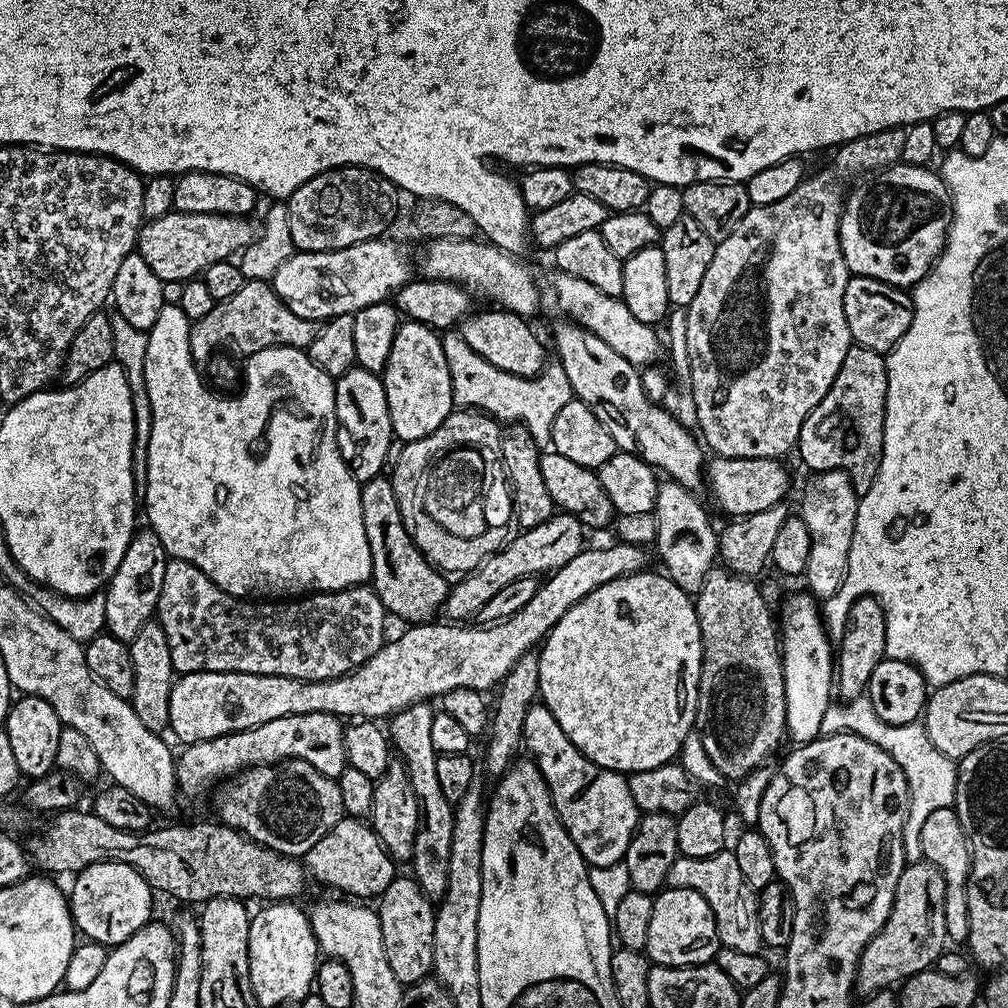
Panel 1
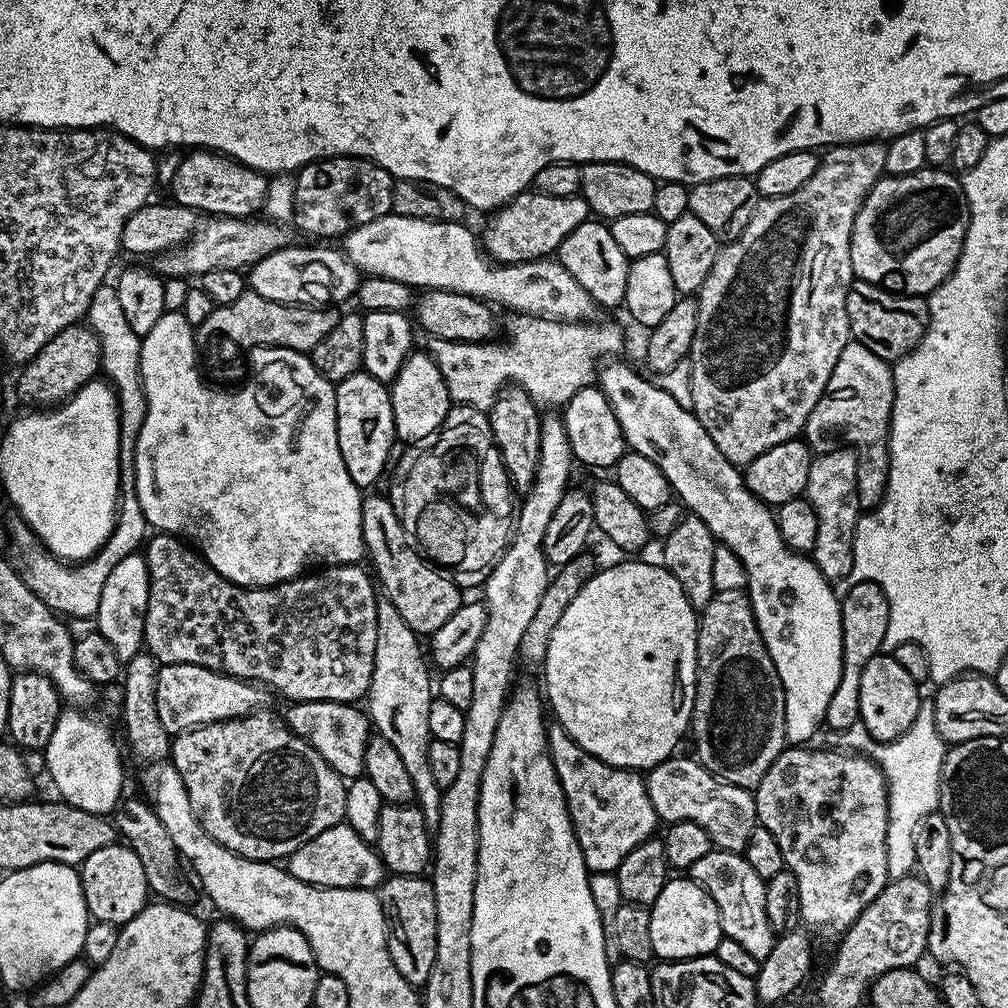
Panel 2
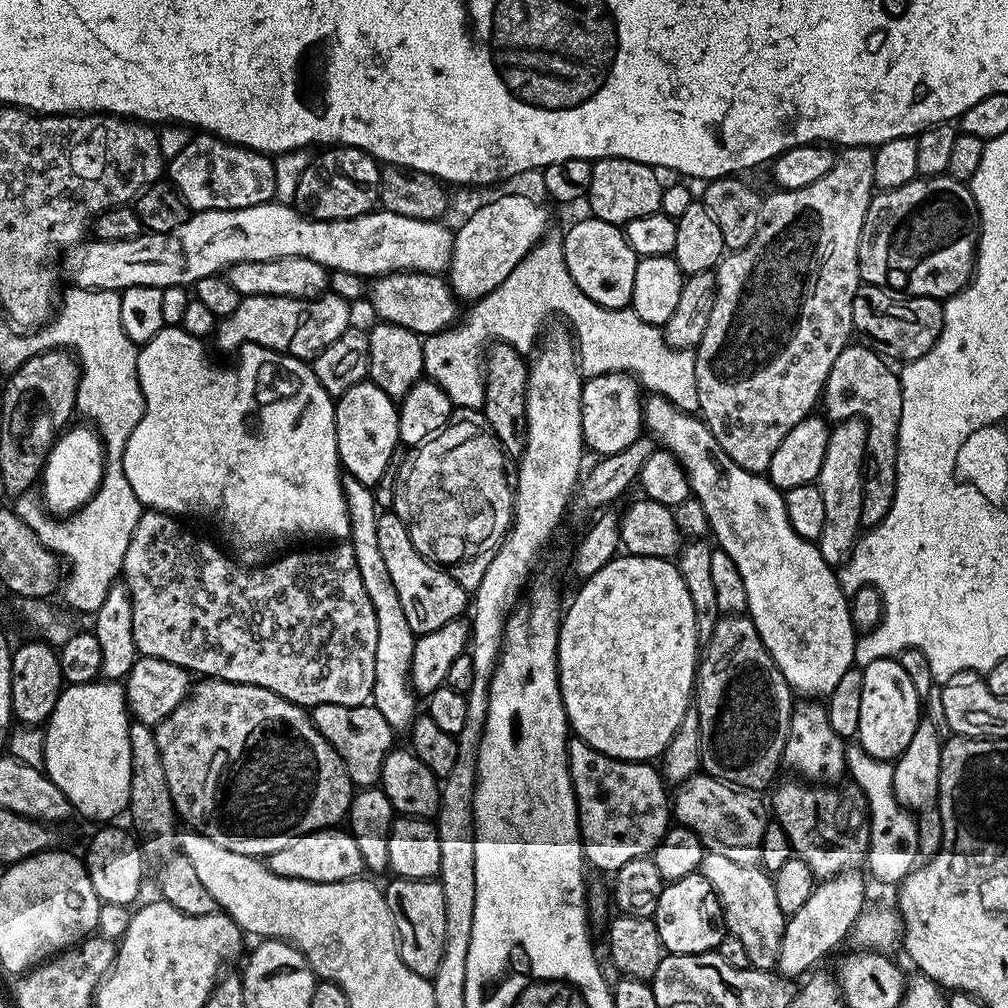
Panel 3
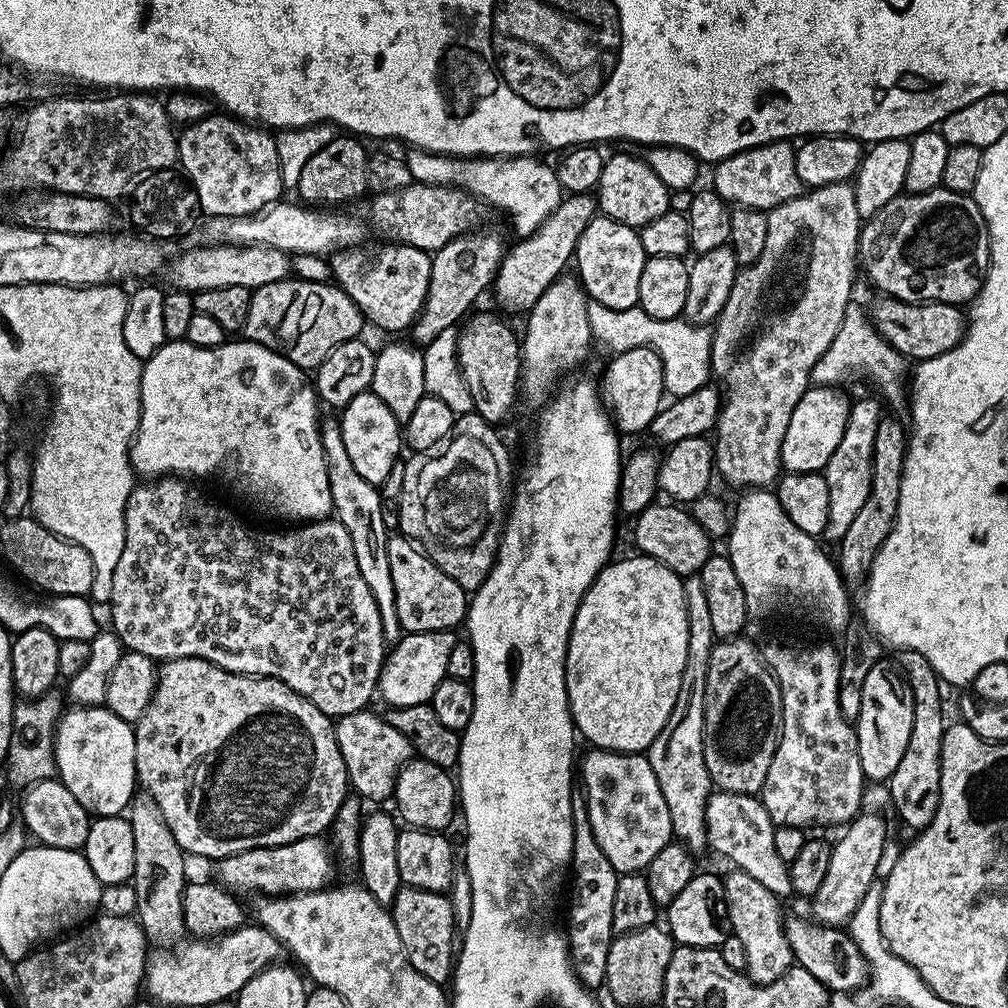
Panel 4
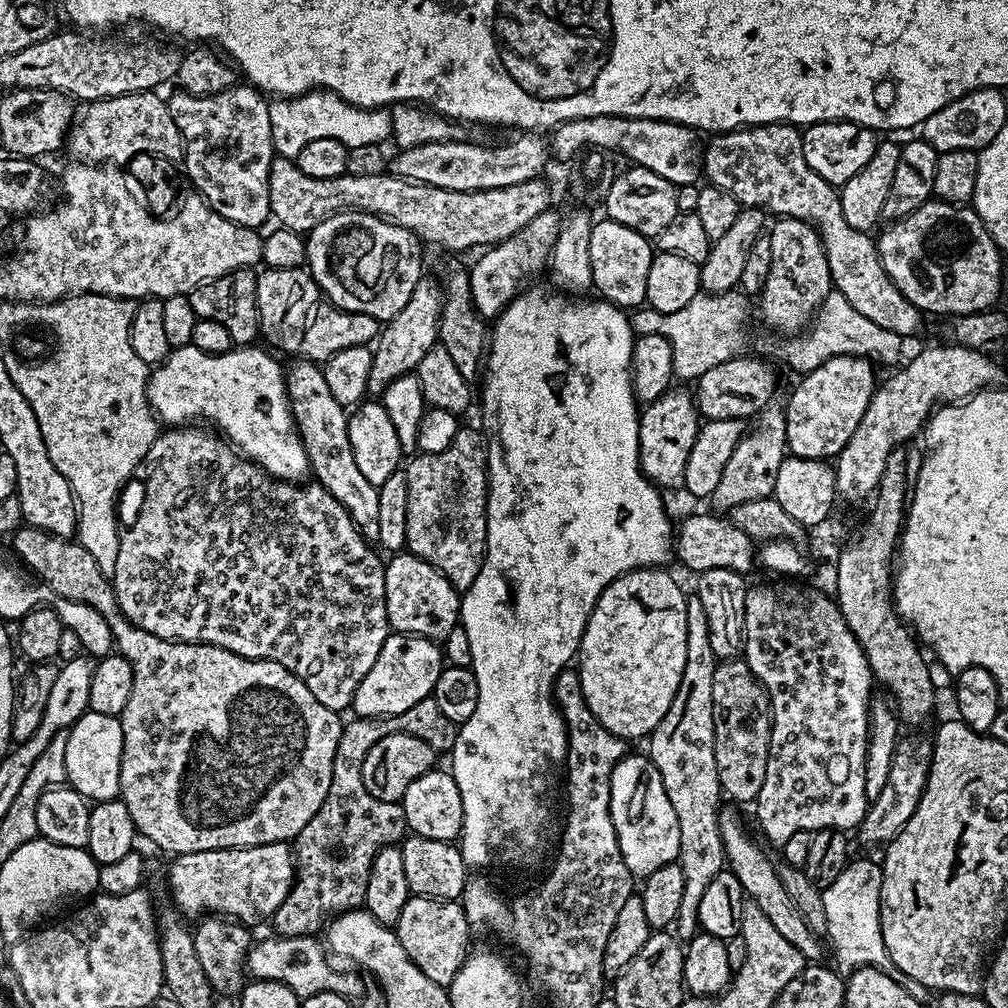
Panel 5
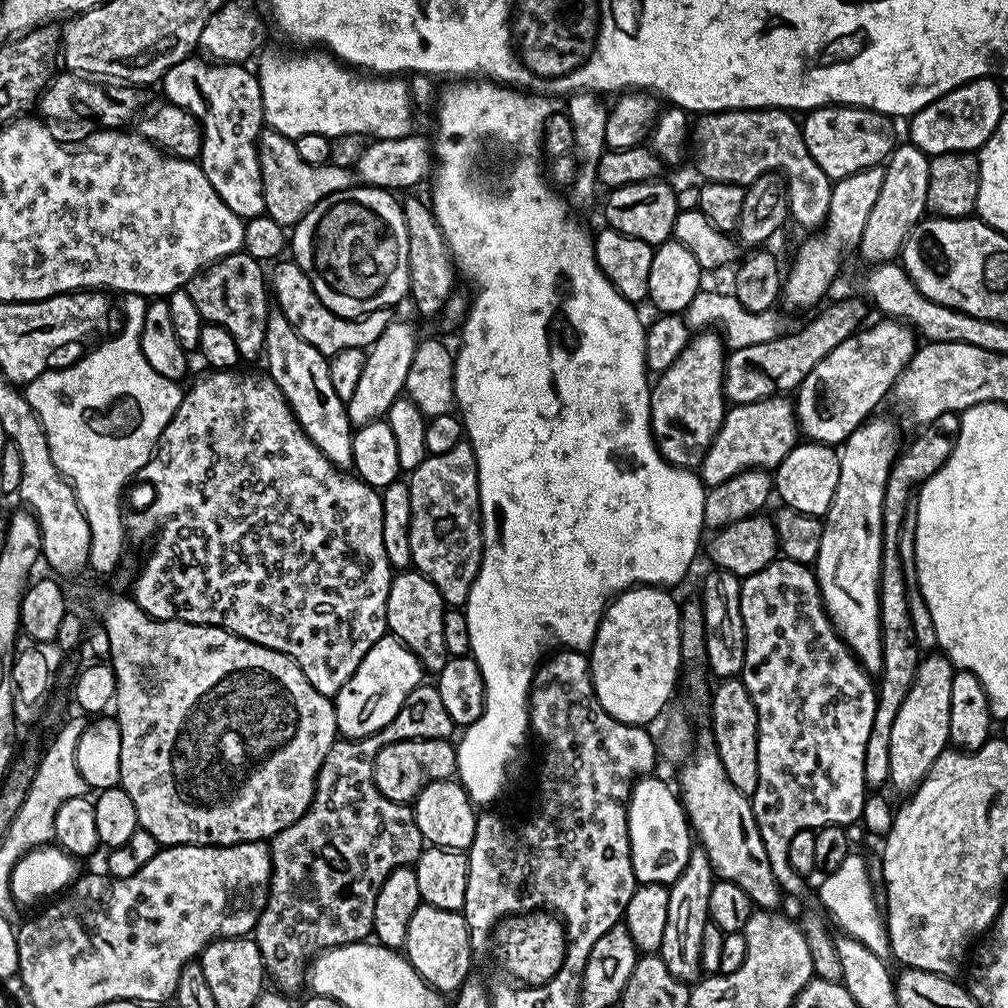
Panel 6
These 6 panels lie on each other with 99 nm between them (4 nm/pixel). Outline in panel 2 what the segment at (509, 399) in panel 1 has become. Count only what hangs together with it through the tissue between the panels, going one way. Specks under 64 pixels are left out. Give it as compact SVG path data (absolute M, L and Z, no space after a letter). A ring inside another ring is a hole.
M523 314L509 317L508 341L505 344L431 341L432 361L438 366L438 374L442 374L442 382L446 382L448 399L453 405L477 408L487 413L494 406L496 395L513 384L525 388L537 405L563 406L574 398L574 394L578 394L578 390L589 387L597 379L601 361L615 357L612 355L624 348L624 336L616 324L567 324L564 320L547 320Z

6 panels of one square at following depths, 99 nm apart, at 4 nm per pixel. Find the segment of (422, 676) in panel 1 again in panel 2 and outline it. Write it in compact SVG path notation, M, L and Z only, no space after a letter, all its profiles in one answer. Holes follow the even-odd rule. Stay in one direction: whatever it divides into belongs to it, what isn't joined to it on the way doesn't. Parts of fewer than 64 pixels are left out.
M160 664L160 672L156 675L156 705L158 706L158 718L162 718L162 726L166 726L166 730L170 734L189 732L192 728L201 728L204 724L213 724L219 720L238 720L241 716L251 716L253 712L265 707L264 695L266 695L265 689L255 682L238 680L235 676L226 676L222 672L215 672L209 668L194 666L193 664Z

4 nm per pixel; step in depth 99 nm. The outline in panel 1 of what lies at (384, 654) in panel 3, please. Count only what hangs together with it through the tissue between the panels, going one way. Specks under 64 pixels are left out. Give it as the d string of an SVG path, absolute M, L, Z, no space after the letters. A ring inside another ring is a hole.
M421 702L391 717L390 744L400 751L399 759L408 771L410 786L414 790L414 798L418 798L418 834L414 838L414 854L410 861L411 875L418 886L428 895L429 900L436 902L443 897L446 890L446 878L450 870L450 838L454 838L454 806L442 795L438 773L436 770L437 752L434 742L430 742L430 722L433 705Z

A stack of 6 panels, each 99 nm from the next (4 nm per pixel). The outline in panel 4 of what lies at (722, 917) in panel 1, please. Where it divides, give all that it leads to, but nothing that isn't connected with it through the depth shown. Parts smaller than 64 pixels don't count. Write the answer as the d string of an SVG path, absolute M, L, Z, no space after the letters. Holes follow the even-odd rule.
M739 870L725 875L723 882L731 935L736 936L746 949L746 975L755 984L775 985L776 980L782 978L782 974L786 974L794 964L790 942L784 933L785 917L780 916L781 901L770 894L770 890L766 890L758 878L750 878L750 874Z

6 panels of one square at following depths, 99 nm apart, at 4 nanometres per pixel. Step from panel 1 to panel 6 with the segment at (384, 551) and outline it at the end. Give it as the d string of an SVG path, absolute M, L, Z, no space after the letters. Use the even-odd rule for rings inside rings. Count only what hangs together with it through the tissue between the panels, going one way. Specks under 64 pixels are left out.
M400 570L393 575L386 602L388 632L398 637L418 657L420 665L428 674L439 674L442 666L450 659L446 650L446 638L442 638L445 611L442 594L438 594L438 586L434 586L430 578L415 570Z

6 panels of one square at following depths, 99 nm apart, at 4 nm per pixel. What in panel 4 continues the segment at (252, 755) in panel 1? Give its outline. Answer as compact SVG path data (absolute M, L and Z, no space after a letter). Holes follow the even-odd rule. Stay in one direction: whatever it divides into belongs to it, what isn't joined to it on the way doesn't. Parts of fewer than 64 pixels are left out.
M372 710L339 717L334 727L336 741L346 762L351 791L365 801L366 799L391 801L396 790L398 774L414 756L412 744L406 738L406 734L394 730L394 726L384 721L383 715L375 716Z

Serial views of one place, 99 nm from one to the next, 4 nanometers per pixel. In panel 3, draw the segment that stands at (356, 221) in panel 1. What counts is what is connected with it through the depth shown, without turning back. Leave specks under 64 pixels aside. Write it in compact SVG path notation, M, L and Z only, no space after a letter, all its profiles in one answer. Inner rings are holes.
M328 146L321 152L324 152L321 156L313 155L308 167L302 171L302 176L298 179L295 207L305 216L311 216L313 220L349 220L373 211L380 199L381 165L378 161L361 148Z

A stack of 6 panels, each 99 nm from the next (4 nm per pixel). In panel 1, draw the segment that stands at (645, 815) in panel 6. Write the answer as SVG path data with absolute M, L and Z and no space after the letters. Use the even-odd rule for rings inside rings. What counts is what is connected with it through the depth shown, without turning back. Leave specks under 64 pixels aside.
M542 702L533 704L532 709L526 714L522 744L526 752L528 748L527 755L538 766L552 795L554 810L566 830L566 834L570 834L574 846L578 846L584 863L594 868L621 863L626 854L626 846L630 846L630 838L642 815L640 807L634 802L634 794L630 794L628 776L623 772L600 768L593 760L586 758L586 754L582 754L578 750L578 746L574 746L574 742L570 742L570 738L566 738L562 726L558 726L554 714L550 714L550 710Z

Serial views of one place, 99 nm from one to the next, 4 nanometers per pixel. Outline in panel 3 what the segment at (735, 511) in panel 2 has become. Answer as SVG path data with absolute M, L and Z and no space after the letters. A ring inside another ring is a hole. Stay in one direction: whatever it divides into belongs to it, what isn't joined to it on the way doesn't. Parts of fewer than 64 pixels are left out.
M652 394L643 401L642 424L647 431L649 428L653 432L651 435L657 441L660 439L664 443L661 445L684 468L691 495L696 497L702 510L706 510L708 526L711 535L716 535L715 543L719 551L730 554L734 566L738 566L738 574L742 574L748 599L747 615L752 617L766 650L774 658L778 670L782 670L793 693L800 695L801 692L804 698L829 697L842 676L853 671L852 660L857 659L858 632L852 623L850 600L842 587L841 577L832 573L835 572L833 565L825 562L819 547L811 540L803 540L794 526L790 526L784 492L775 488L767 475L748 472L738 466L738 462L734 462L730 454L718 446L714 434L703 419L681 412L665 396Z

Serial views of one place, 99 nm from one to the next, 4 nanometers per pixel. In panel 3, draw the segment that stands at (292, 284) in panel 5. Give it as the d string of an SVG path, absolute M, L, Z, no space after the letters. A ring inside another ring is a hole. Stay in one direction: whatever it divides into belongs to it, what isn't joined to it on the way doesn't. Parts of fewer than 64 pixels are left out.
M335 294L315 298L245 296L238 302L238 310L234 310L234 314L223 317L217 323L214 341L224 352L235 353L244 344L257 344L283 356L311 362L353 323L352 308L349 301Z

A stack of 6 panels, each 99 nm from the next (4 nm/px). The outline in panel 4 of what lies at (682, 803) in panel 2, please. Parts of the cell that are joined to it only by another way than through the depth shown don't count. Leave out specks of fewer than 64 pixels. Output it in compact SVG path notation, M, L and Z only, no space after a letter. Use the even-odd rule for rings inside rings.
M713 791L706 806L706 834L708 848L718 855L725 856L739 871L750 874L750 878L758 878L770 894L777 898L793 895L789 861L778 858L778 850L774 850L774 834L777 825L772 823L770 814L766 814L766 806L756 796L734 794L733 792Z

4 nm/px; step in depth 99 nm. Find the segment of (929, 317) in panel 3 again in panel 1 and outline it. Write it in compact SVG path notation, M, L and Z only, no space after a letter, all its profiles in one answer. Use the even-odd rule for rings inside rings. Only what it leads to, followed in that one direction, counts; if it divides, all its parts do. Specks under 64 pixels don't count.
M849 275L844 295L844 313L853 341L861 348L869 348L881 354L892 351L902 334L910 330L910 322L914 318L912 298L905 289L869 276Z

